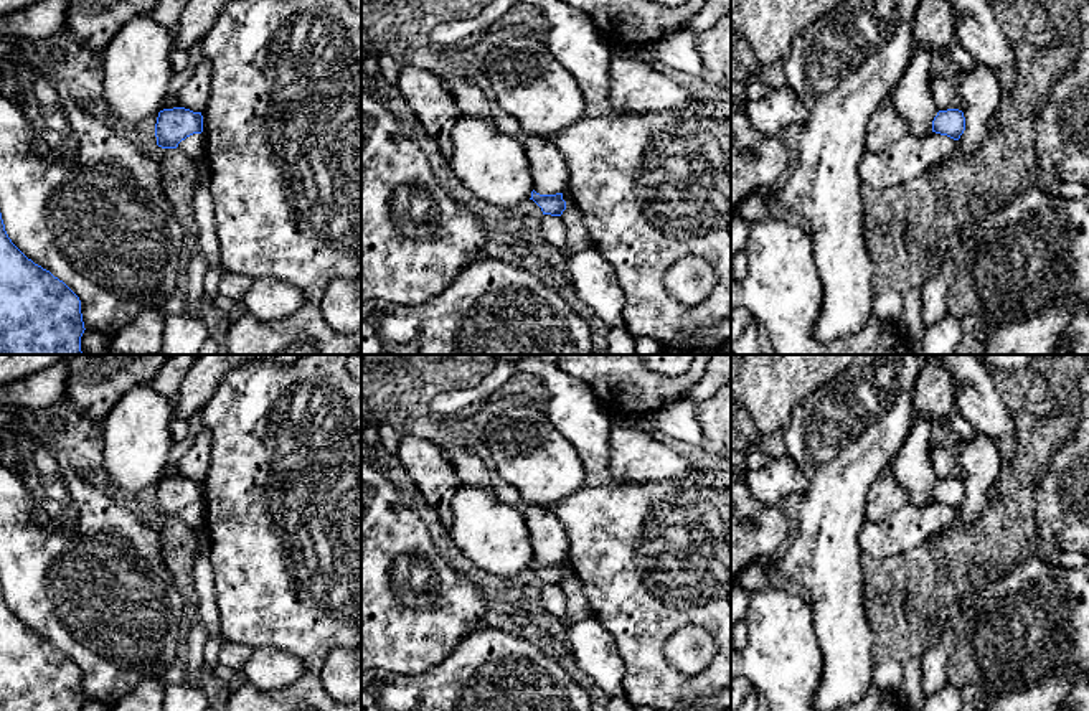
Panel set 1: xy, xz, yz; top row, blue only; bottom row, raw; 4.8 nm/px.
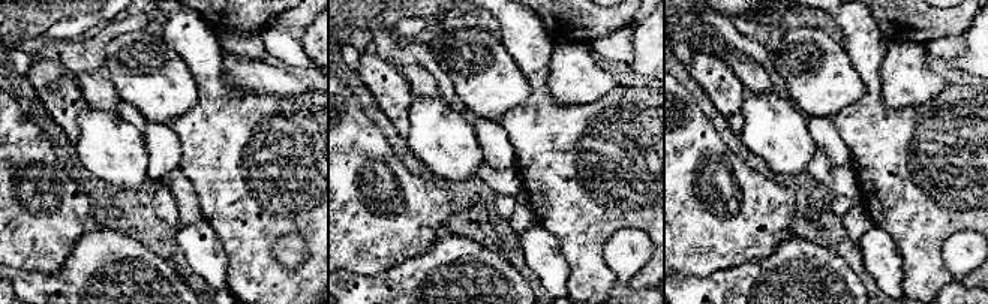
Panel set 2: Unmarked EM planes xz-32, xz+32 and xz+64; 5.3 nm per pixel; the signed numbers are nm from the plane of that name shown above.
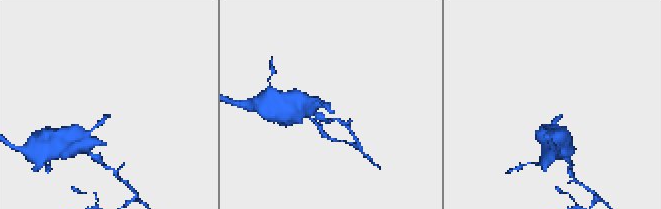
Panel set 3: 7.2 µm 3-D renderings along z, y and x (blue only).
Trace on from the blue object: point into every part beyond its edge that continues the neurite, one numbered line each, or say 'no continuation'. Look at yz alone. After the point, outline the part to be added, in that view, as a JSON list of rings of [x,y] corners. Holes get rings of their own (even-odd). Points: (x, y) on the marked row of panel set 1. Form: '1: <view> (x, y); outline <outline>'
no continuation

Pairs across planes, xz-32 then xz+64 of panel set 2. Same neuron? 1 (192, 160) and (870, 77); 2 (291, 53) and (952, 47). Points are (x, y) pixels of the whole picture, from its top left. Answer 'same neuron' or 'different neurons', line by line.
1: same neuron
2: same neuron

